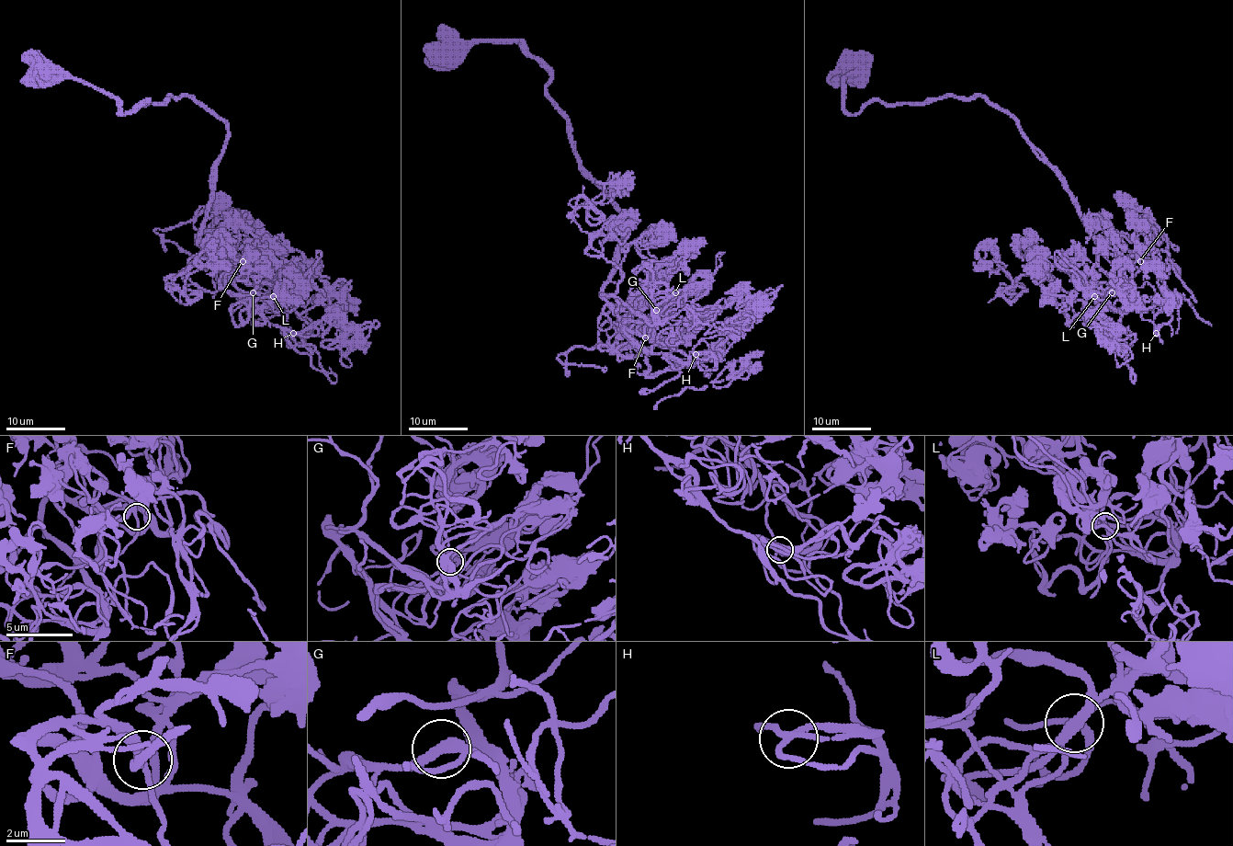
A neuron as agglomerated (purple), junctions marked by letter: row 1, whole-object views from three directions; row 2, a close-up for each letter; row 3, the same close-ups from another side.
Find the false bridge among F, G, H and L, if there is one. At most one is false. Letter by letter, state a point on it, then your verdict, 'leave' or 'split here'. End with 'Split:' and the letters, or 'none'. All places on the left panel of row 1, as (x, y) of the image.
F: (243, 261) | leave
G: (253, 292) | leave
H: (293, 333) | leave
L: (273, 296) | leave
Split: none

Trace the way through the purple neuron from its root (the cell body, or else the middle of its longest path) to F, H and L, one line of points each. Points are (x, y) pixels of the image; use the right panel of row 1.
F: (856, 71), (844, 78), (849, 114), (873, 101), (997, 104), (1057, 173), (1084, 226), (1115, 257), (1140, 260)
H: (856, 71), (849, 114), (946, 97), (1002, 108), (1084, 226), (1155, 267), (1157, 333)
L: (856, 71), (849, 114), (946, 97), (1002, 108), (1123, 260), (1124, 277), (1094, 296)

